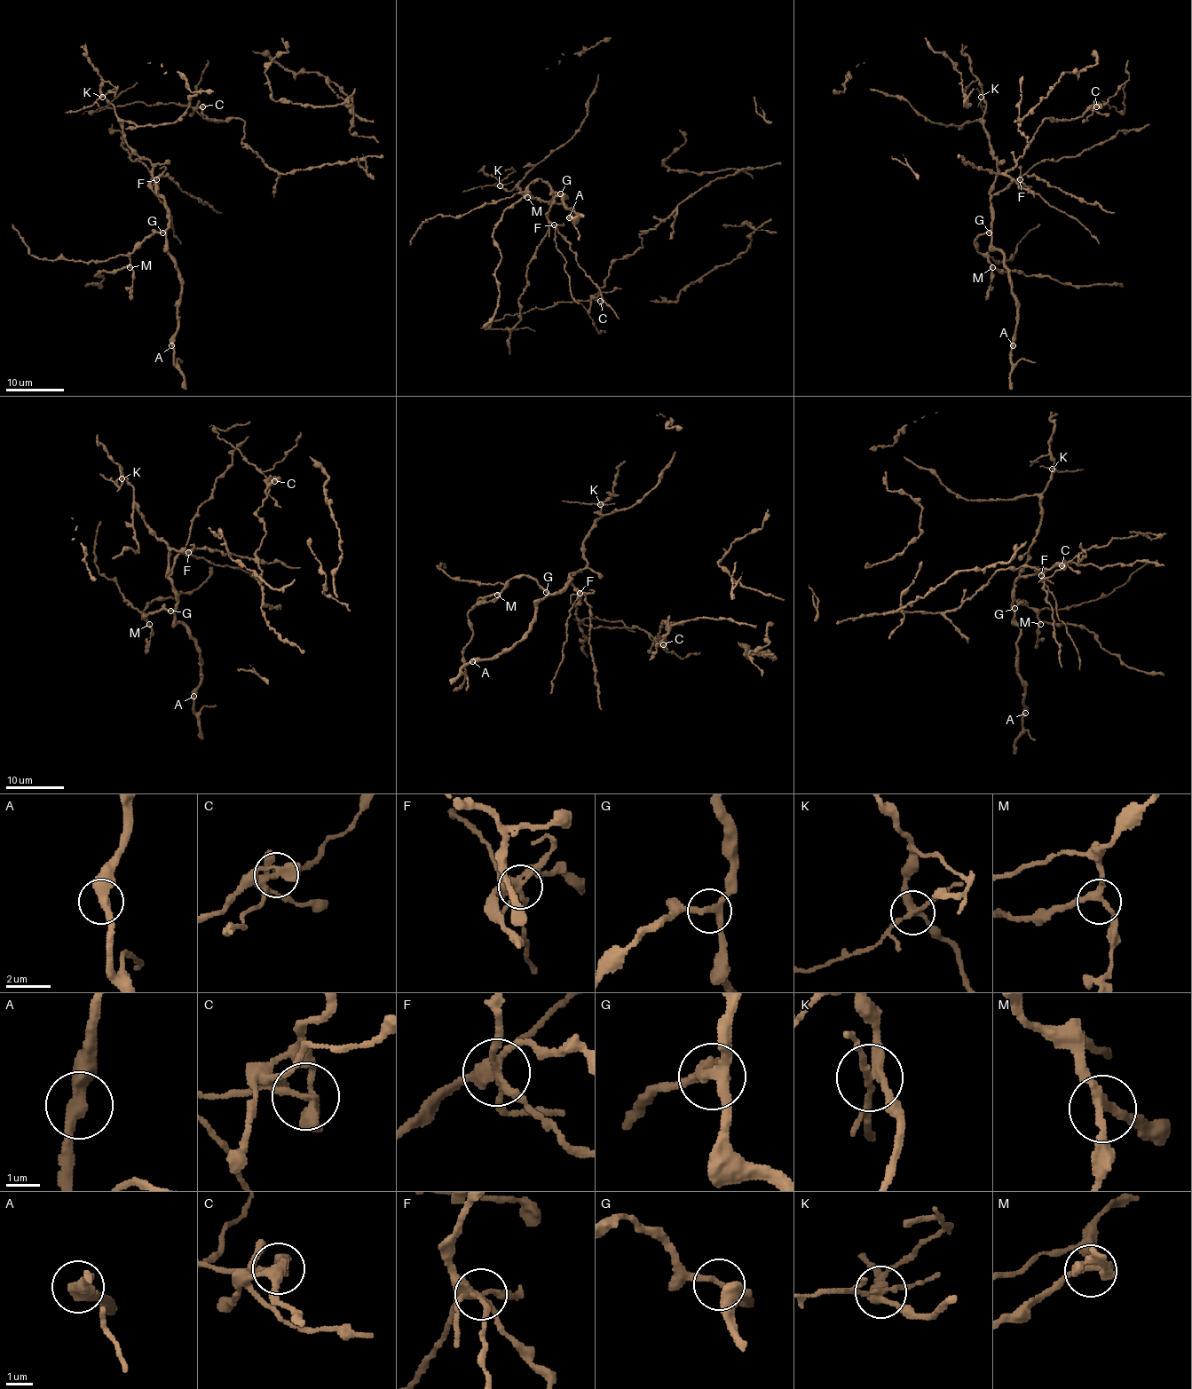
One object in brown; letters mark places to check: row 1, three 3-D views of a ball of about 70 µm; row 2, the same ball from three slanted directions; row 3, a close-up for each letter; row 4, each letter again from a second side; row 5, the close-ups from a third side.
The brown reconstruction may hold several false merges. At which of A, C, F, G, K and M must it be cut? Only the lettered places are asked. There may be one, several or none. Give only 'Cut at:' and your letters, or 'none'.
Cut at: C, F, K

